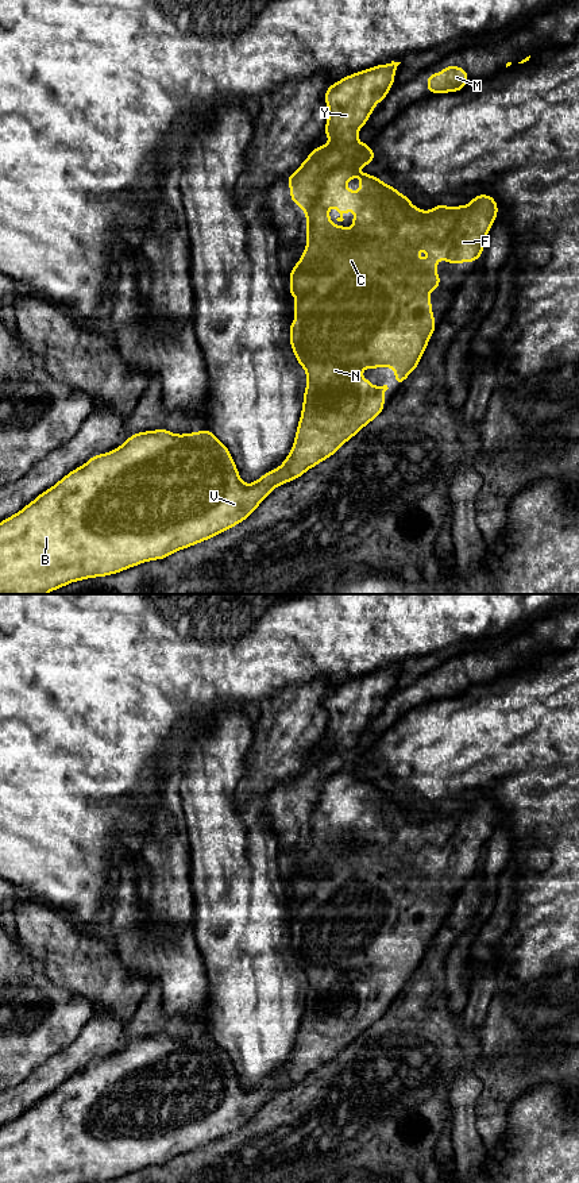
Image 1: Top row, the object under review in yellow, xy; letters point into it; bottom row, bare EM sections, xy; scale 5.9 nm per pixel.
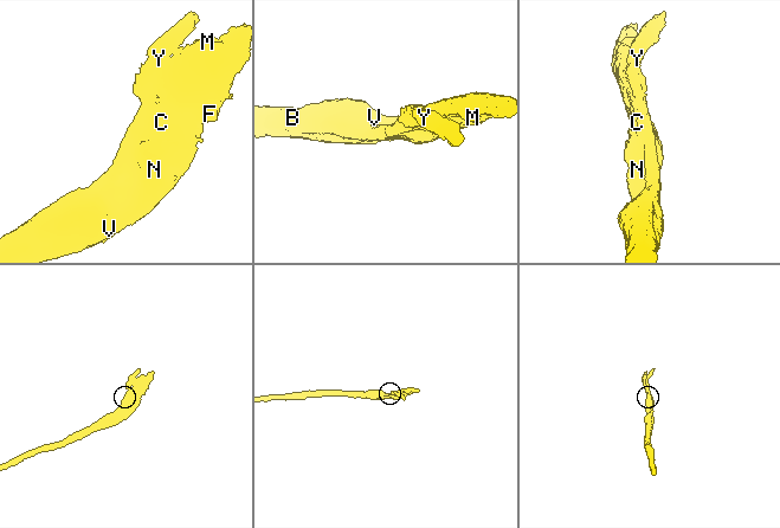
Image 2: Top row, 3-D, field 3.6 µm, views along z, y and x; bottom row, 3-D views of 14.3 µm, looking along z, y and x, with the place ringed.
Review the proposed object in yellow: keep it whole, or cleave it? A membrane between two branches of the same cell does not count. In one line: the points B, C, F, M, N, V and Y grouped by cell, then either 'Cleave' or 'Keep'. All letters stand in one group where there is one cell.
Groups: B C F M N V / Y. Cleave

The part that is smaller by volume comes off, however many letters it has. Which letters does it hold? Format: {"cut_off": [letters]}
{"cut_off": ["Y"]}

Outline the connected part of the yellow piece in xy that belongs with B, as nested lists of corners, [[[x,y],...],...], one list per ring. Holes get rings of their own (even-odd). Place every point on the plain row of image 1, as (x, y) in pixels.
[[[368,747],[359,750],[350,767],[325,781],[314,809],[305,817],[308,851],[290,876],[289,899],[297,903],[293,914],[297,925],[290,928],[290,948],[306,976],[308,990],[296,1045],[286,1066],[256,1087],[244,1090],[228,1053],[209,1034],[186,1040],[174,1040],[166,1034],[135,1039],[119,1053],[90,1063],[19,1118],[0,1128],[0,1183],[104,1182],[201,1148],[247,1124],[275,1091],[300,1083],[308,1074],[333,1060],[385,1014],[382,1009],[386,1006],[383,998],[389,994],[387,990],[373,991],[360,982],[362,975],[391,971],[395,990],[401,990],[418,971],[436,930],[428,902],[428,897],[437,894],[443,885],[435,879],[436,871],[441,864],[451,870],[479,864],[498,810],[494,802],[479,799],[467,812],[448,813],[439,809],[424,817],[394,791],[358,777],[358,770],[366,771],[374,763]],[[355,781],[360,783],[359,798],[344,791]],[[329,810],[339,814],[337,826],[344,825],[346,816],[355,816],[358,821],[350,826],[358,832],[351,832],[348,837],[347,832],[331,831]],[[418,852],[435,863],[418,864]]]

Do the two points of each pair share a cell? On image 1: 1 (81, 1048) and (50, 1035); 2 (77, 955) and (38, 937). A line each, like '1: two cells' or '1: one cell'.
1: two cells
2: one cell

